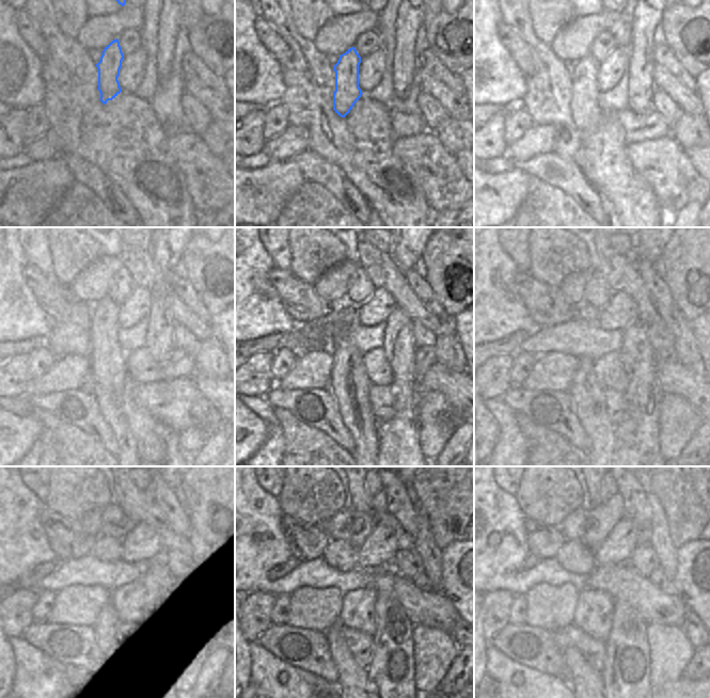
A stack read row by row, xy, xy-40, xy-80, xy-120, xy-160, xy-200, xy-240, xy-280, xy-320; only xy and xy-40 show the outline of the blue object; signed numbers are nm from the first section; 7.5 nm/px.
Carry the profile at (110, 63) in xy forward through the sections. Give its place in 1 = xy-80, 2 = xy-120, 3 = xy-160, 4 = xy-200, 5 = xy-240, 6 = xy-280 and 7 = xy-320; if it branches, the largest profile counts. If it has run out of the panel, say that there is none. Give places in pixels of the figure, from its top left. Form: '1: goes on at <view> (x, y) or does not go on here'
1: goes on at xy-80 (586, 113)
2: goes on at xy-120 (108, 361)
3: goes on at xy-160 (349, 384)
4: goes on at xy-200 (587, 395)
5: goes on at xy-240 (107, 629)
6: goes on at xy-280 (342, 657)
7: goes on at xy-320 (578, 668)

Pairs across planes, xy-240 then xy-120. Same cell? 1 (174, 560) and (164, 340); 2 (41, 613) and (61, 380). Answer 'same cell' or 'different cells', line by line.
1: different cells
2: different cells

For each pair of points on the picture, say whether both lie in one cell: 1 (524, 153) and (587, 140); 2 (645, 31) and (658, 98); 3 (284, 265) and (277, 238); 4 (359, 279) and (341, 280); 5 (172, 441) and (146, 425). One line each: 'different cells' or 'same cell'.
1: different cells
2: different cells
3: same cell
4: different cells
5: different cells

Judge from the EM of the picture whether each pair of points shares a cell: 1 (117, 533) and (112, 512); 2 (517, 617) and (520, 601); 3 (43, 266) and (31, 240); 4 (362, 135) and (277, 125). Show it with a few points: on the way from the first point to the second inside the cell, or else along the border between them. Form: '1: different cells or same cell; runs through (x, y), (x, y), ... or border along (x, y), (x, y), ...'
1: same cell; runs through (116, 527), (112, 518)
2: same cell; runs through (517, 613), (519, 605)
3: same cell; runs through (42, 259), (35, 247)
4: different cells; border along (280, 101), (287, 110), (287, 122), (290, 125)

